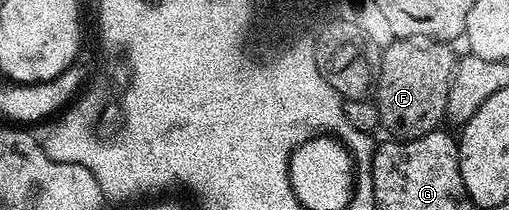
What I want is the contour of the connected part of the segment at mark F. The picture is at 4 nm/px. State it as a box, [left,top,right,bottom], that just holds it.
[374,40,457,142]

